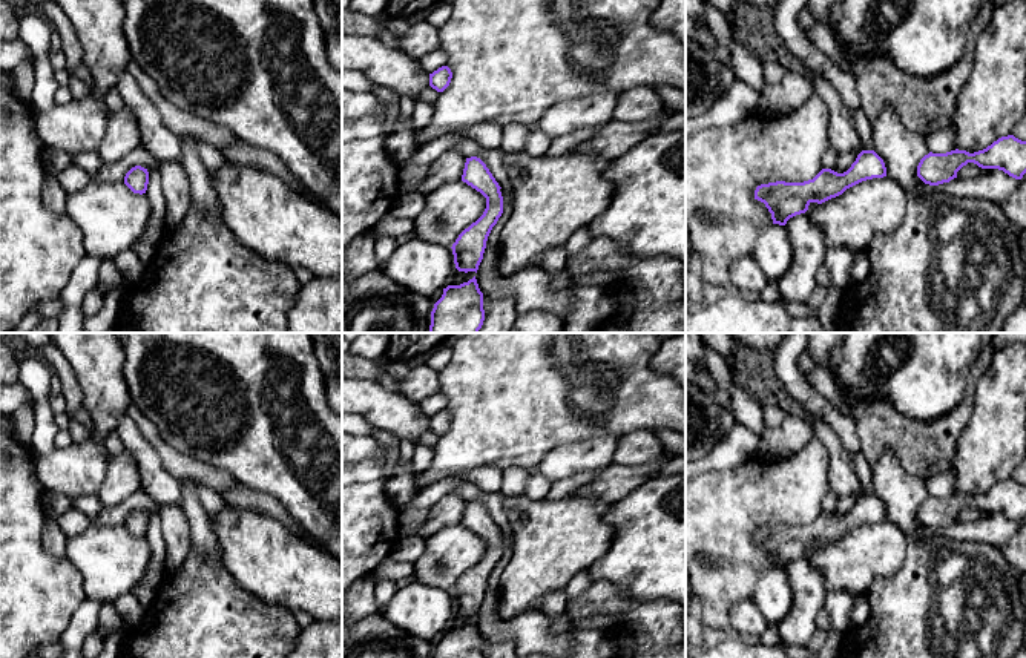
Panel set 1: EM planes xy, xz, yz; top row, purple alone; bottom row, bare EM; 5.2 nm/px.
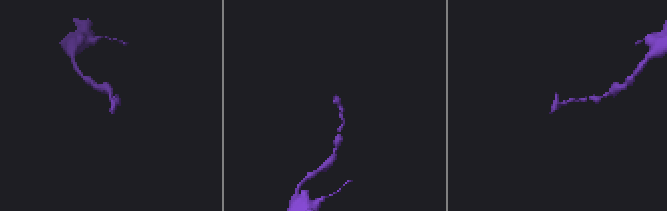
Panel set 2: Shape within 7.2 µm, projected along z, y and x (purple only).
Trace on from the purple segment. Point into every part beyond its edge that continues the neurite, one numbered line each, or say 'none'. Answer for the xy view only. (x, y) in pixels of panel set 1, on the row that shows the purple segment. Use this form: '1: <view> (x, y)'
none

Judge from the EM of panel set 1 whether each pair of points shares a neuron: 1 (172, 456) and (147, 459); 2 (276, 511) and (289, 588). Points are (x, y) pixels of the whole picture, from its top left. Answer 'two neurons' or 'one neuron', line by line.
1: two neurons
2: two neurons

